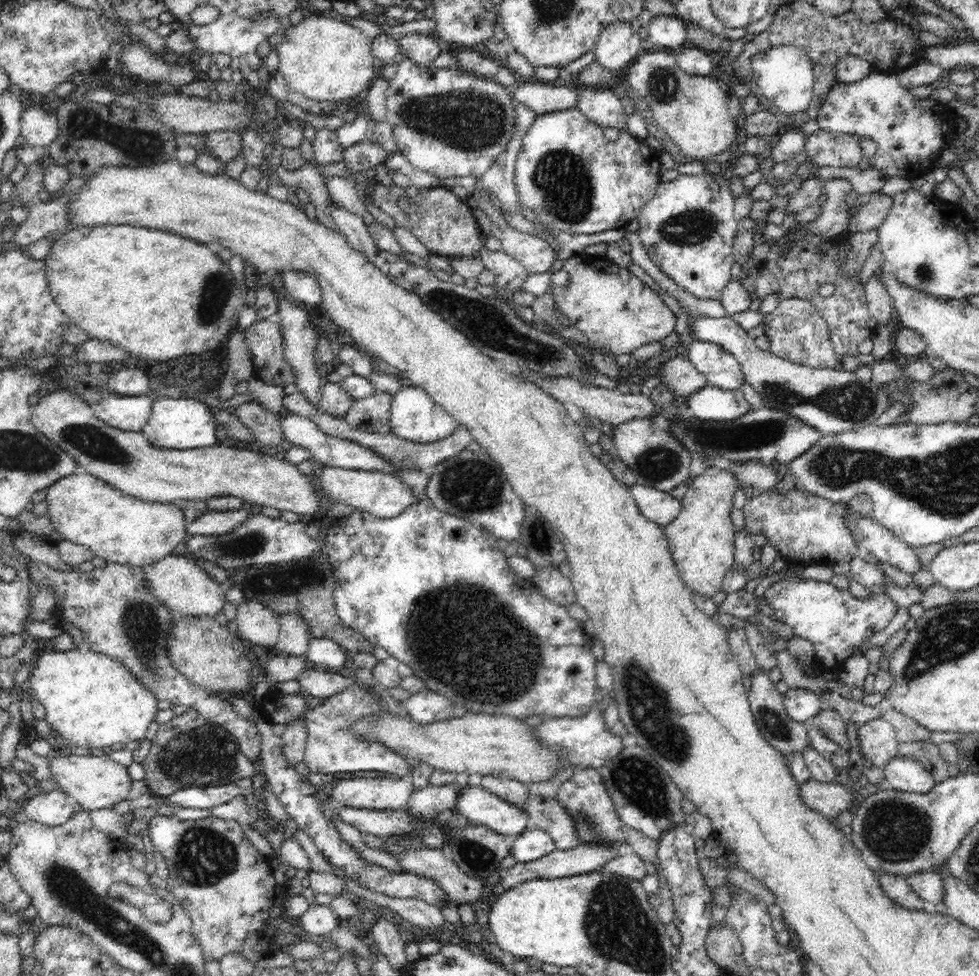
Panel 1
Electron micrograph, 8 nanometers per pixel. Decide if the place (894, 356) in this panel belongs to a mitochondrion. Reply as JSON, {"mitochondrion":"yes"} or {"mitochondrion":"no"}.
{"mitochondrion":"no"}

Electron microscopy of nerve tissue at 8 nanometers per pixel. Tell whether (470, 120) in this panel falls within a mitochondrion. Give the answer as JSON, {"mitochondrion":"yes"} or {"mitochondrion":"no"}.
{"mitochondrion":"yes"}

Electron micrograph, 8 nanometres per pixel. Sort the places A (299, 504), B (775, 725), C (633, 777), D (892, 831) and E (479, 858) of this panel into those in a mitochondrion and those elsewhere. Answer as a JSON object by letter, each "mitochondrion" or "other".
{"A":"other","B":"mitochondrion","C":"mitochondrion","D":"mitochondrion","E":"mitochondrion"}

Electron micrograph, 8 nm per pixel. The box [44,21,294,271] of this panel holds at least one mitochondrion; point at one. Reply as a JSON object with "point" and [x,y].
{"point":[147,147]}

